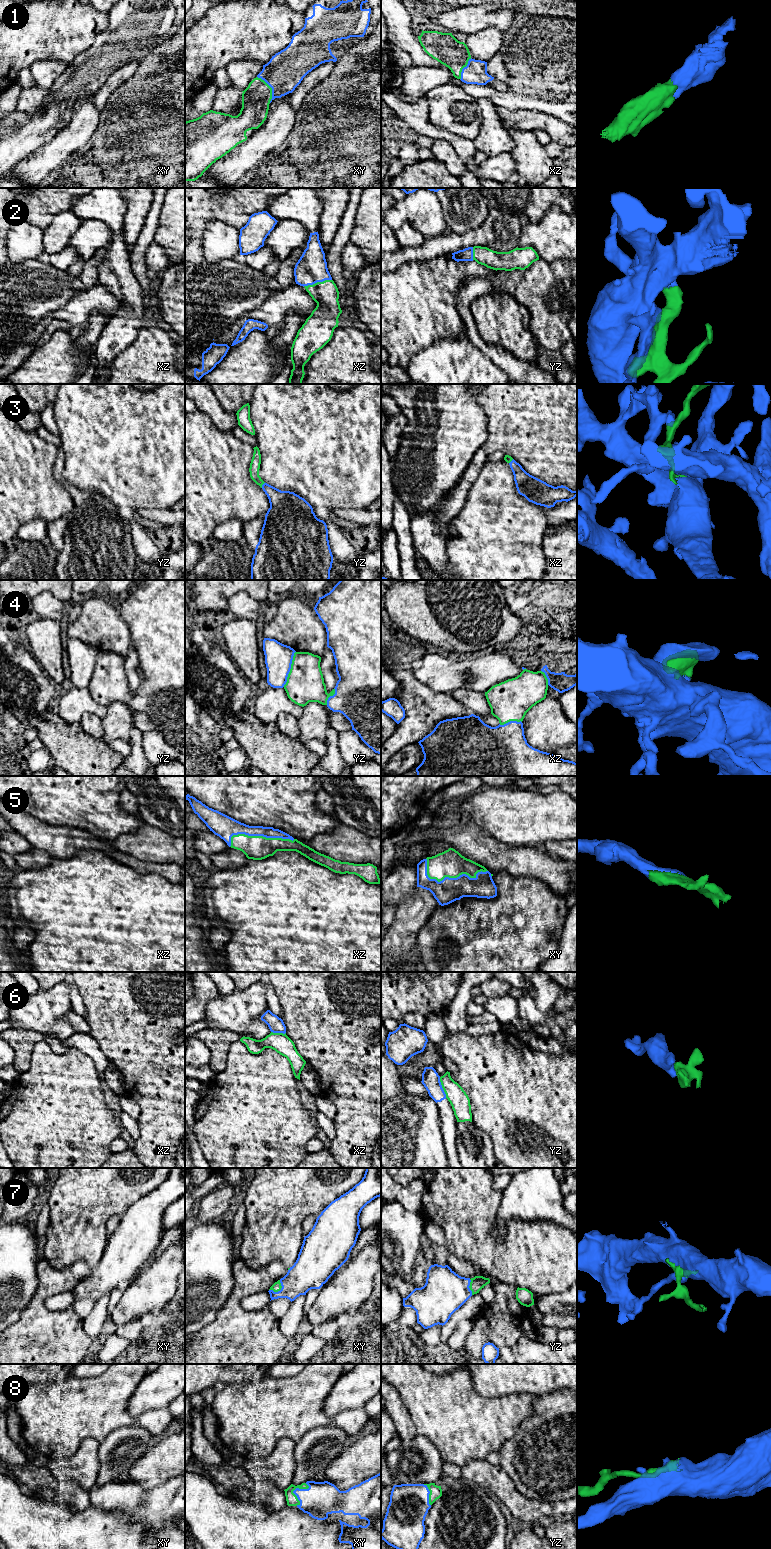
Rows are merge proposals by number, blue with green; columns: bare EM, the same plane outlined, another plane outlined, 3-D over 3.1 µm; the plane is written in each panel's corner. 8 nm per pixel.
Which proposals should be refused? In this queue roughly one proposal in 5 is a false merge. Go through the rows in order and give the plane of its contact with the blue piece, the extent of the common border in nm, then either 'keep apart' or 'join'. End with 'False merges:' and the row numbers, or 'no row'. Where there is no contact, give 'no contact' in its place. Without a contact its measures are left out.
1: meets blue in xy; contact 240 nm long; join
2: meets blue in xz; contact 240 nm long; join
3: meets blue in yz; contact 50 nm long; join
4: meets blue in yz; contact 300 nm long; join
5: meets blue in xy; contact 500 nm long; join
6: meets blue in yz; contact 180 nm long; keep apart
7: meets blue in xy; contact 130 nm long; join
8: meets blue in xy; contact 200 nm long; join
False merges: 6

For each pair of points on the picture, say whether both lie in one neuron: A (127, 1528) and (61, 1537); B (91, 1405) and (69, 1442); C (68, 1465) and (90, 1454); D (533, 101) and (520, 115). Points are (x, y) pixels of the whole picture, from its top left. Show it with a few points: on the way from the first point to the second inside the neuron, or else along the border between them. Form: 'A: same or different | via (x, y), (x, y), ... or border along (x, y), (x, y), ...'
A: same | via (111, 1537), (77, 1537)
B: same | via (82, 1414), (69, 1427), (69, 1433)
C: same | via (73, 1465), (79, 1465), (85, 1459)
D: different | border along (502, 106), (510, 110), (539, 110), (548, 114)

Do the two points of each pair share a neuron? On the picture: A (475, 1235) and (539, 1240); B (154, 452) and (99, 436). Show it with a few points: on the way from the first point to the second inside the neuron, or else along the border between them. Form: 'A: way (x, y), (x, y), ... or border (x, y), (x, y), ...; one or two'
A: way (491, 1245), (523, 1245); one
B: way (140, 449), (120, 442), (113, 436); one

